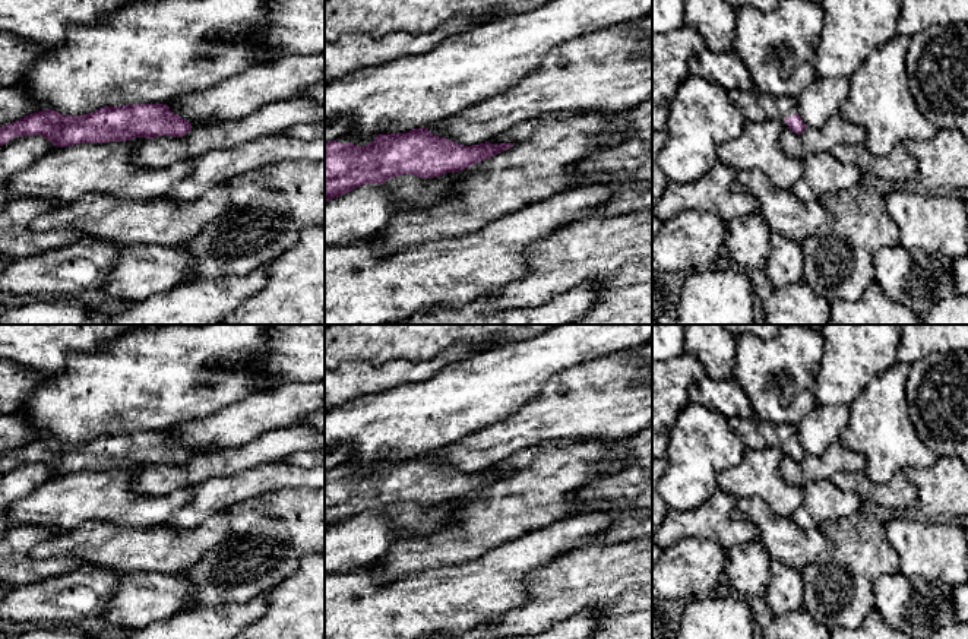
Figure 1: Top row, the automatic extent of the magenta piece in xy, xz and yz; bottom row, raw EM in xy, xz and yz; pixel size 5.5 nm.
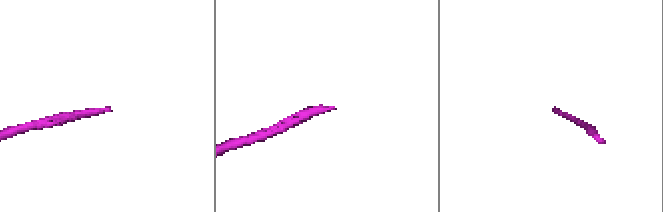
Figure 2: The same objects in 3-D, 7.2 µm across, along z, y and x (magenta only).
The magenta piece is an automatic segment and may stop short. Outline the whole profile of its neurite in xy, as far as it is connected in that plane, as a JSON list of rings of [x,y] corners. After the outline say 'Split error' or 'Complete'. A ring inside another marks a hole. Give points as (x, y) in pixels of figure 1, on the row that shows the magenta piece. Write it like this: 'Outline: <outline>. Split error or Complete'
Outline: [[[167,104],[104,107],[83,116],[38,111],[0,127],[0,146],[13,137],[42,136],[57,148],[79,143],[126,142],[136,137],[183,137],[192,123],[173,114]]]. Complete

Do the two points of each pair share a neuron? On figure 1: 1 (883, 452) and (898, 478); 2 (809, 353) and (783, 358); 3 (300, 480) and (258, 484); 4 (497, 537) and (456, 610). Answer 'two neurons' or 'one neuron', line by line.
1: two neurons
2: one neuron
3: one neuron
4: two neurons

